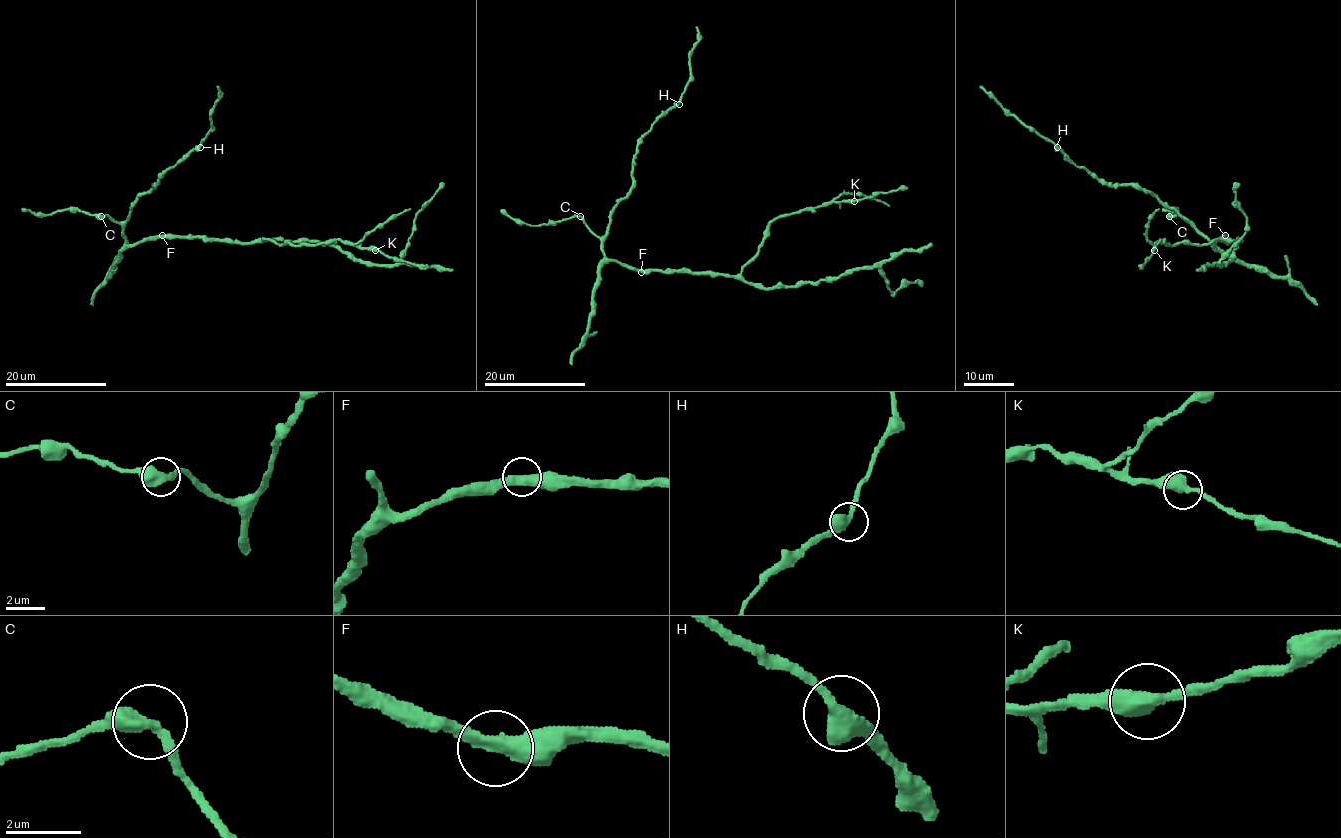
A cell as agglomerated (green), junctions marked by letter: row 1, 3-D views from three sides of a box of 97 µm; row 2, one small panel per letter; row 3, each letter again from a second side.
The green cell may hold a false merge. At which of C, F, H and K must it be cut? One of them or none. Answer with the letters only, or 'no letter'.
no letter

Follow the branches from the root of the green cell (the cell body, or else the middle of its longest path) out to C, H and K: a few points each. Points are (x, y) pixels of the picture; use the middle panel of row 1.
C: (641, 270), (608, 260), (602, 241), (580, 216)
H: (641, 270), (608, 260), (602, 238), (609, 212), (632, 187), (632, 160), (639, 140), (659, 117), (679, 104)
K: (641, 270), (737, 275), (756, 254), (766, 227), (774, 220), (832, 202), (854, 201)

